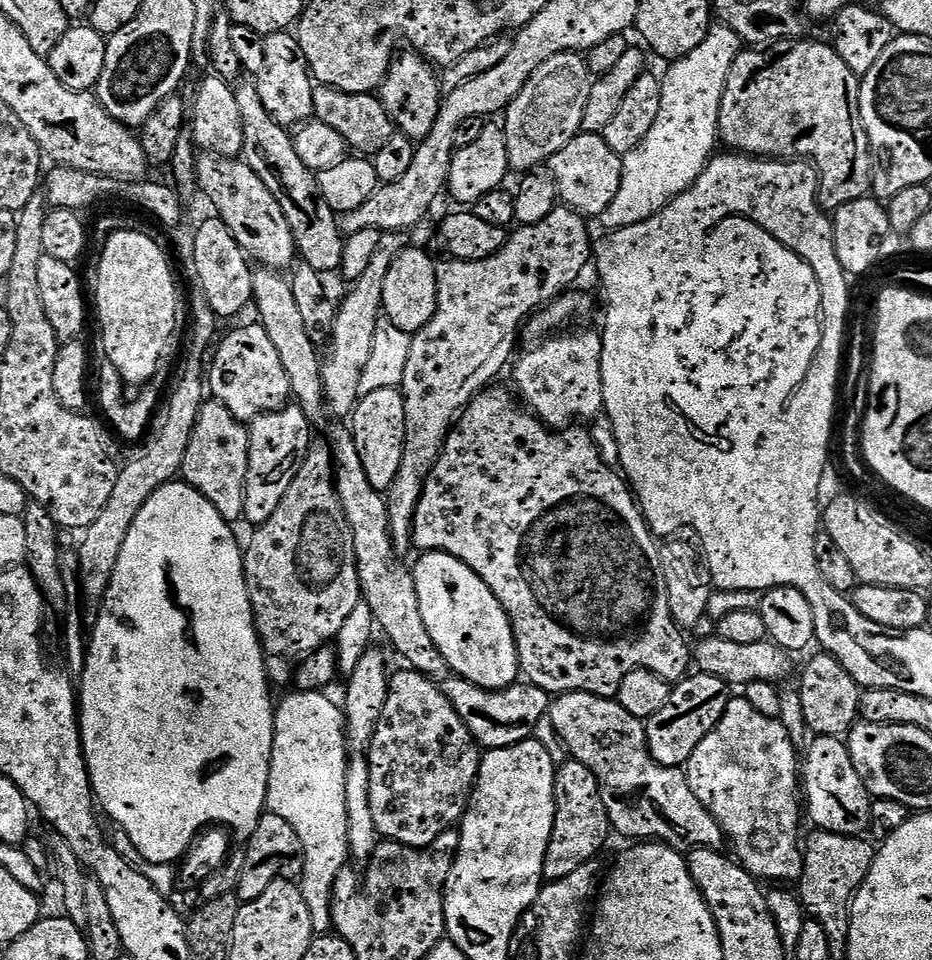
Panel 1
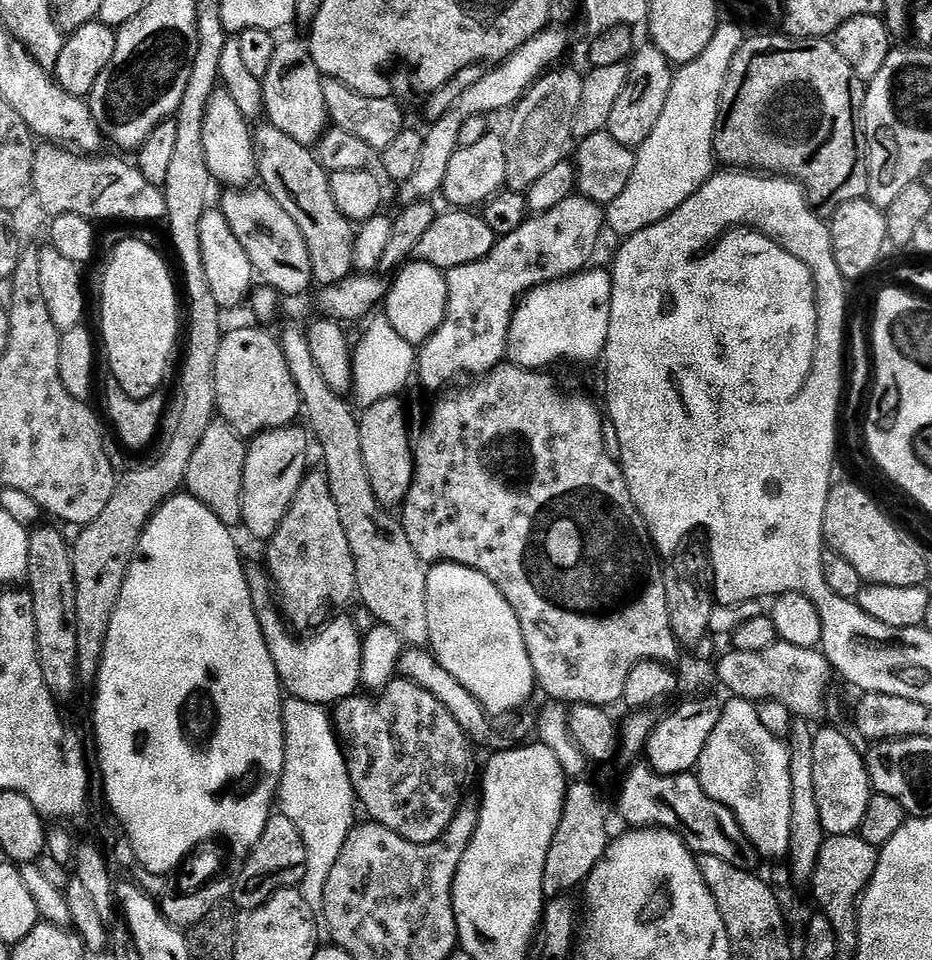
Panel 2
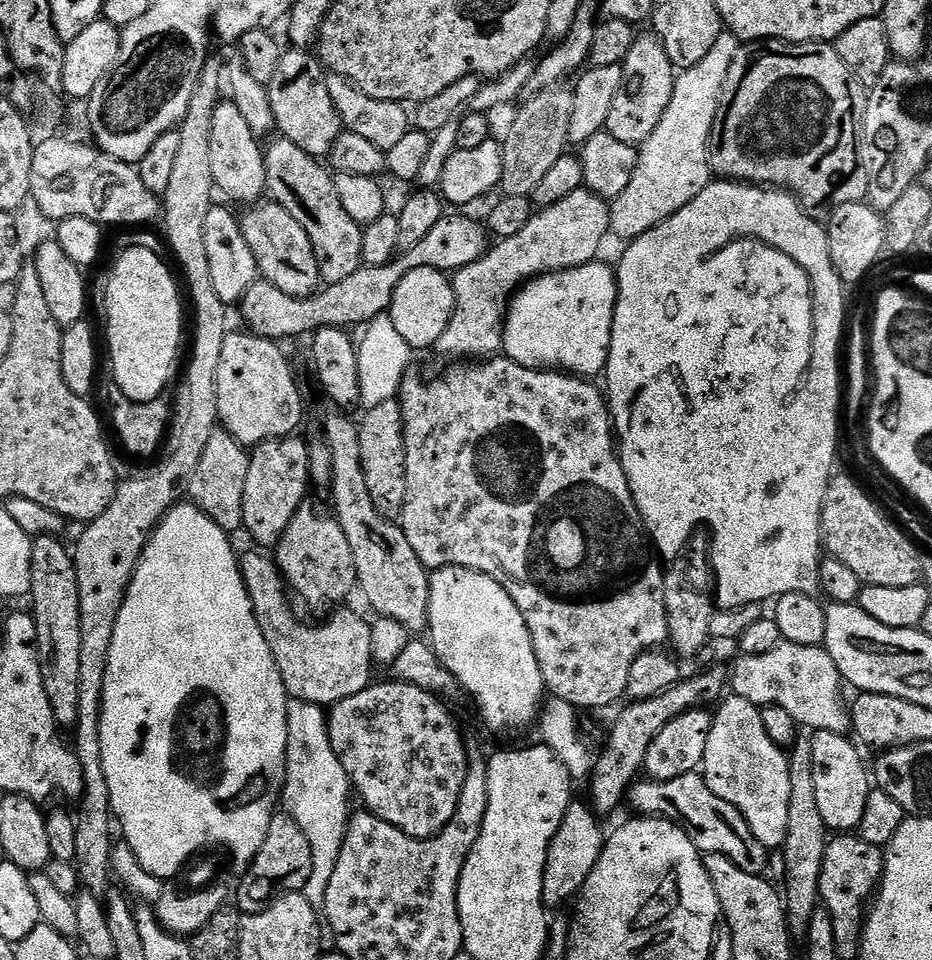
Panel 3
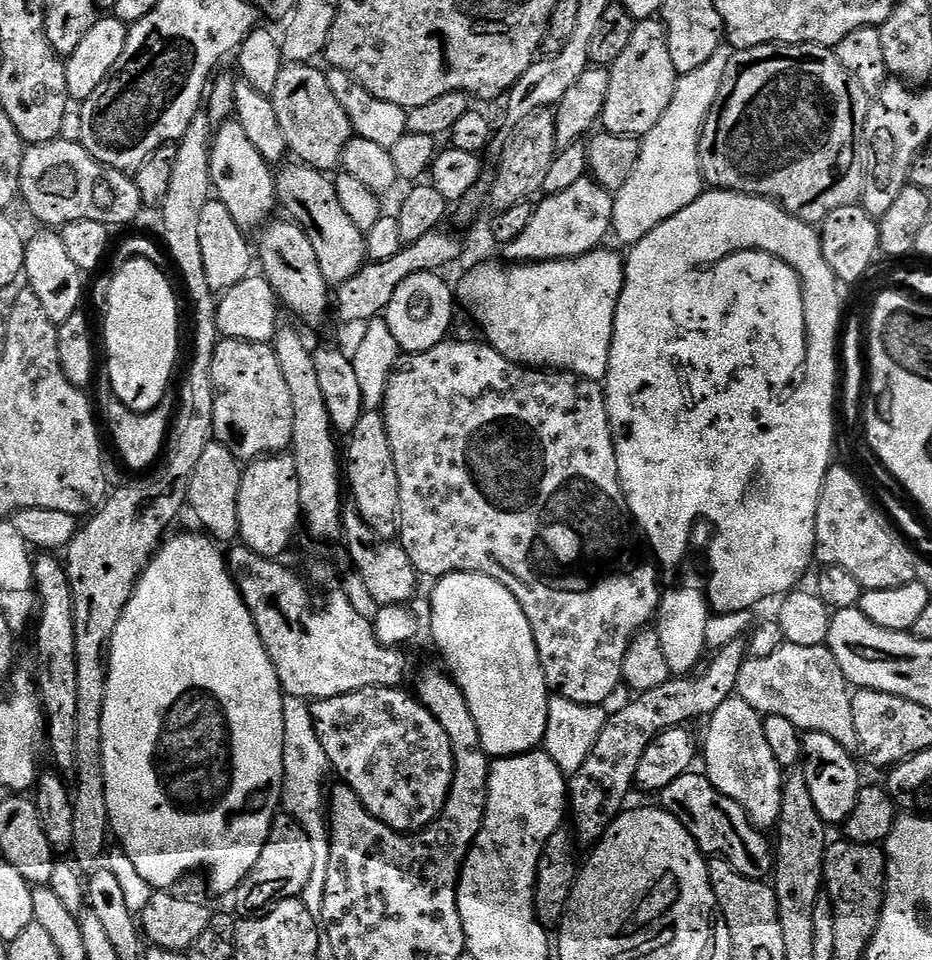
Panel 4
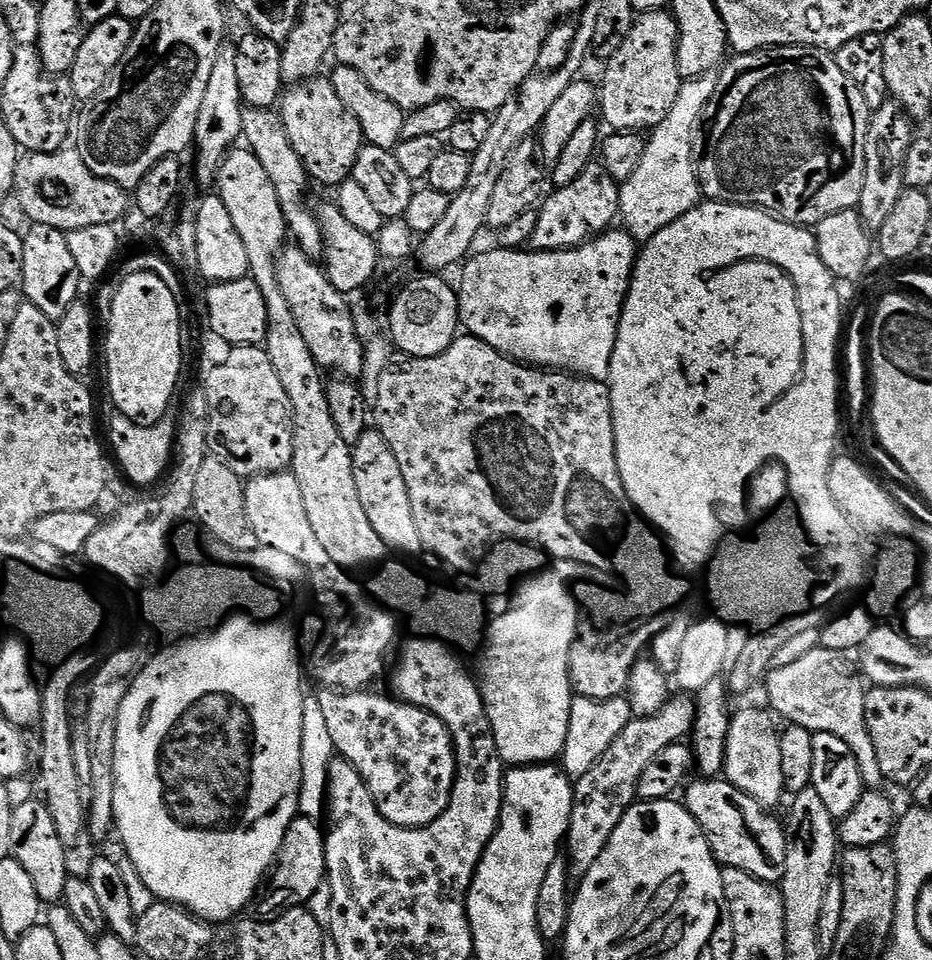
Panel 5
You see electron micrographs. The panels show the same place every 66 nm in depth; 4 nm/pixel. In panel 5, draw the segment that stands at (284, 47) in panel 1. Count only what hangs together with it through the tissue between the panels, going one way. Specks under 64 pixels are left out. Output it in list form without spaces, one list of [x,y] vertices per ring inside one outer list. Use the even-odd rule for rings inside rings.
[[[317,78],[306,80],[302,84],[291,85],[283,93],[278,104],[278,111],[286,126],[286,132],[290,134],[290,142],[298,150],[298,156],[302,158],[304,168],[307,169],[309,177],[315,183],[317,180],[320,184],[339,186],[351,177],[358,162],[358,156],[366,146],[364,130],[358,122],[358,118],[354,114],[350,114],[350,110],[346,110],[342,98],[338,98],[338,90],[334,90],[331,79]]]

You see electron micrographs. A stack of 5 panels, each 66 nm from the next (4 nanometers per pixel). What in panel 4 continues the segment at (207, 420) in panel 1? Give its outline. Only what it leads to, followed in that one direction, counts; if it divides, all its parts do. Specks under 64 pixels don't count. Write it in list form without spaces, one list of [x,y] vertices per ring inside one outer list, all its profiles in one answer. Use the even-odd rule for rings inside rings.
[[[213,442],[206,446],[206,451],[192,475],[192,481],[188,484],[187,507],[190,512],[192,508],[197,522],[201,524],[199,527],[217,542],[232,539],[235,541],[239,537],[238,492],[241,475],[241,461],[226,446]]]

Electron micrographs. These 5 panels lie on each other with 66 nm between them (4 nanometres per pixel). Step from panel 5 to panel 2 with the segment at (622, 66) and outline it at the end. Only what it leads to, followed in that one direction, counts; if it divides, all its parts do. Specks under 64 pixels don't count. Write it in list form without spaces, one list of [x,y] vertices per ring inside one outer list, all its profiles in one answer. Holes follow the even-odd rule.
[[[642,46],[635,49],[628,69],[626,90],[622,90],[622,98],[614,102],[614,111],[610,113],[607,132],[622,146],[633,150],[642,146],[646,138],[650,138],[654,126],[658,126],[658,118],[662,118],[662,109],[666,107],[666,98],[670,98],[670,86],[674,75],[673,65],[657,48]]]

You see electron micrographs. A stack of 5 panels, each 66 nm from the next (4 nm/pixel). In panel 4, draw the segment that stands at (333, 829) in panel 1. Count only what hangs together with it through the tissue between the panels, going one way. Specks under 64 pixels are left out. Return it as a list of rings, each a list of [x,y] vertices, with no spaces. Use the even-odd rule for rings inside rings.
[[[286,696],[283,710],[285,726],[284,802],[286,808],[289,808],[293,814],[291,817],[306,830],[314,844],[314,872],[300,899],[310,910],[310,914],[321,917],[325,906],[326,878],[329,874],[329,846],[331,844],[330,826],[326,819],[326,788],[324,792],[324,780],[326,774],[328,775],[330,765],[321,740],[317,736],[317,730],[313,726],[309,703],[302,698]]]

